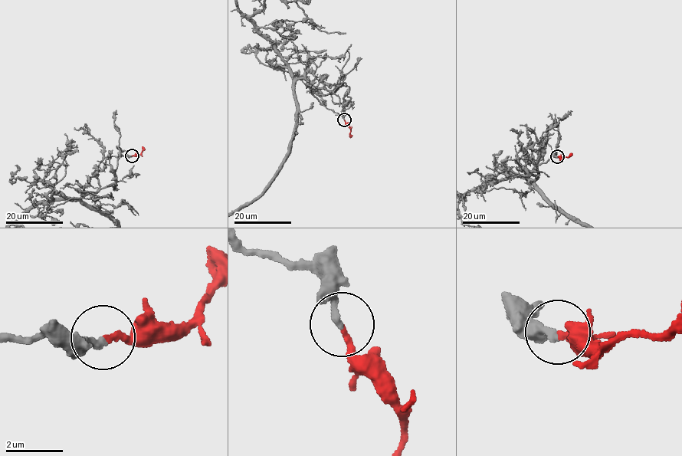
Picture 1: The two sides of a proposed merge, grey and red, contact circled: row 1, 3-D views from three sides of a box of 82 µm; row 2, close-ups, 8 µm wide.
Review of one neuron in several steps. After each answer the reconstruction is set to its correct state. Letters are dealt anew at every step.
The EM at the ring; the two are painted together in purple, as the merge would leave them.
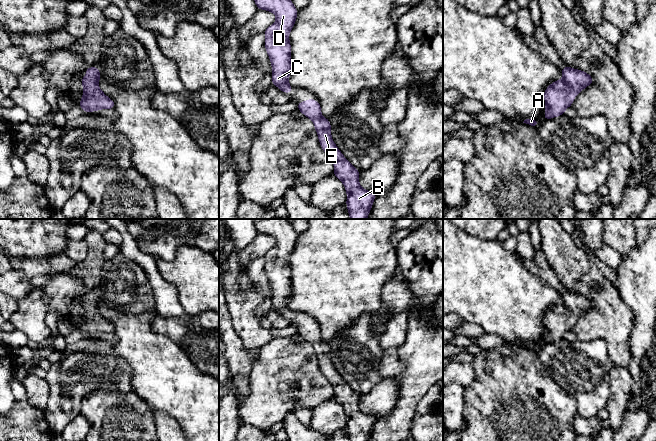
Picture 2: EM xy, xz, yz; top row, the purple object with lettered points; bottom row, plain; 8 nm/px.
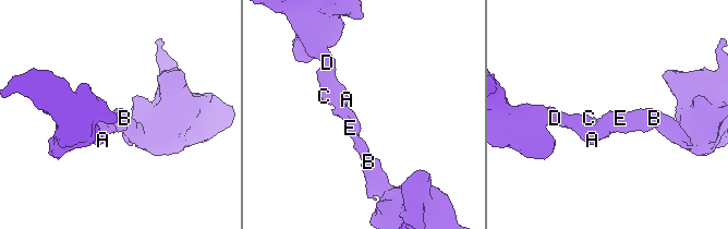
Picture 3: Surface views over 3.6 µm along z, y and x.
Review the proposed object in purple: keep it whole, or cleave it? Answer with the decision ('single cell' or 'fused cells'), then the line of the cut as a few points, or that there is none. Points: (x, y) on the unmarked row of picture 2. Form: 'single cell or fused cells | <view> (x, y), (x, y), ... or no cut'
single cell | no cut

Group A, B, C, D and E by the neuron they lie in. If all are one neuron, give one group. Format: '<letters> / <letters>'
A B C D E

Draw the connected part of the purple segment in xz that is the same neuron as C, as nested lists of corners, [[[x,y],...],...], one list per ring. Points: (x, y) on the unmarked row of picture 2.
[[[252,219],[258,233],[276,239],[276,245],[265,255],[265,272],[272,289],[272,308],[284,317],[291,317],[291,268],[289,257],[294,251],[298,234],[287,219]]]

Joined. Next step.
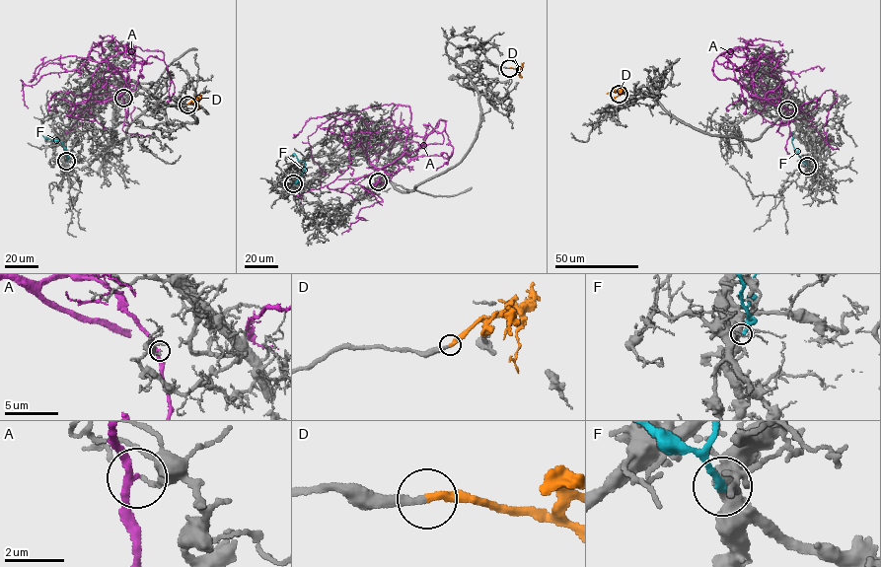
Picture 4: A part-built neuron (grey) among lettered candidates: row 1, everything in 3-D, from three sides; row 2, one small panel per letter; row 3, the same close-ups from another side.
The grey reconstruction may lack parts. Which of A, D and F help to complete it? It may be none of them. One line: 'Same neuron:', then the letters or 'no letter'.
Same neuron: D

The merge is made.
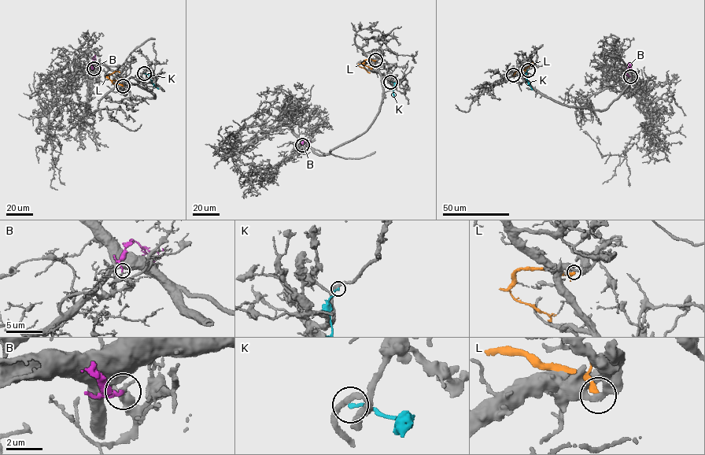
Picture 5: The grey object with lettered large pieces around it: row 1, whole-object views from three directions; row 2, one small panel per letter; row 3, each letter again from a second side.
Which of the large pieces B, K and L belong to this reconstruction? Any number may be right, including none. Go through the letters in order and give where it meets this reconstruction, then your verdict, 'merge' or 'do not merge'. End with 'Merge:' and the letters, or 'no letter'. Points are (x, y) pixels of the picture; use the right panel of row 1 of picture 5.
B: contact (630, 76); merge
K: contact (528, 70); do not merge
L: contact (513, 75); do not merge
Merge: B

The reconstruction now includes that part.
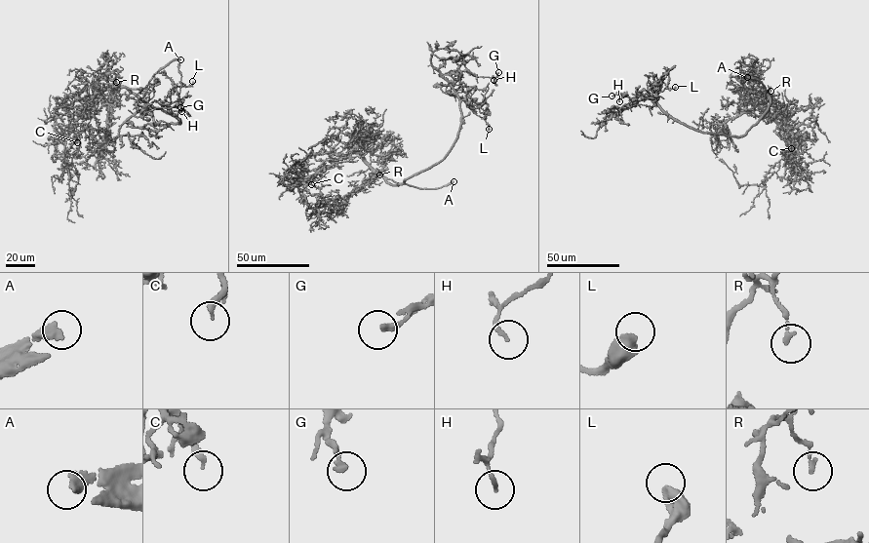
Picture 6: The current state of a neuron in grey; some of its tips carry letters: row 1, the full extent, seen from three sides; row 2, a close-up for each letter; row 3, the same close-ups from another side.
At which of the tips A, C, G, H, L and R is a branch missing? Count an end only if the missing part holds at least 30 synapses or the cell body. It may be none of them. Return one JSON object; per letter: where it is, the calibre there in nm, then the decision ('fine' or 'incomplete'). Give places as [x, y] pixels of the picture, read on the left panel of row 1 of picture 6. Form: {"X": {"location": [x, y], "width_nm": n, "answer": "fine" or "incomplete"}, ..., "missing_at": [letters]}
{"A": {"location": [180, 59], "width_nm": 360, "answer": "incomplete"}, "C": {"location": [77, 142], "width_nm": 240, "answer": "incomplete"}, "G": {"location": [180, 107], "width_nm": 240, "answer": "fine"}, "H": {"location": [181, 111], "width_nm": 130, "answer": "fine"}, "L": {"location": [192, 81], "width_nm": 550, "answer": "fine"}, "R": {"location": [116, 82], "width_nm": 160, "answer": "fine"}, "missing_at": ["A", "C"]}

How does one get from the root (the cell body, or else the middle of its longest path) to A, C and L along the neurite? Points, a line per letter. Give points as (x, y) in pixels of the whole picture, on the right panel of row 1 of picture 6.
A: (751, 128), (765, 113), (770, 102), (769, 98), (763, 100), (765, 88), (761, 82), (747, 77)
C: (751, 128), (770, 105), (768, 96), (761, 96), (758, 103), (783, 130), (791, 148)
L: (751, 128), (742, 135), (731, 136), (702, 132), (674, 120), (653, 100), (667, 87), (675, 87)

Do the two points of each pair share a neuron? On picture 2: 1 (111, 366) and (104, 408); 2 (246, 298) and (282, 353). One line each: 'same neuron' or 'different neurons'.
1: different neurons
2: different neurons

